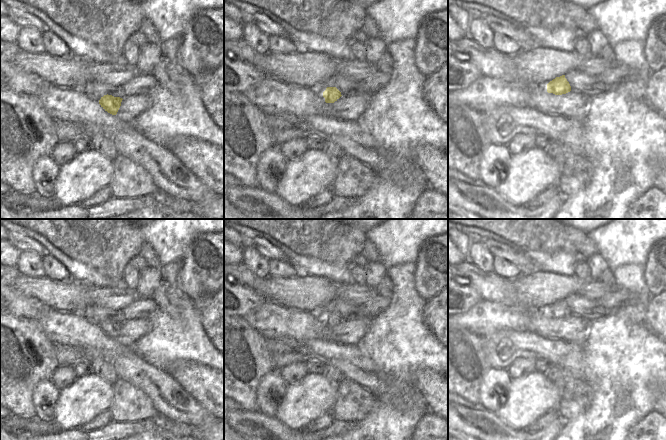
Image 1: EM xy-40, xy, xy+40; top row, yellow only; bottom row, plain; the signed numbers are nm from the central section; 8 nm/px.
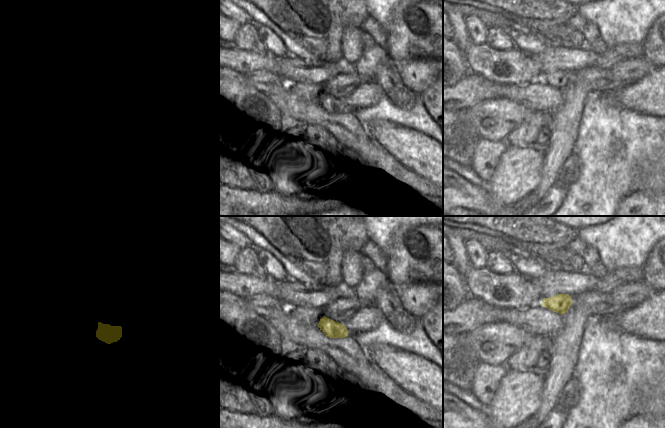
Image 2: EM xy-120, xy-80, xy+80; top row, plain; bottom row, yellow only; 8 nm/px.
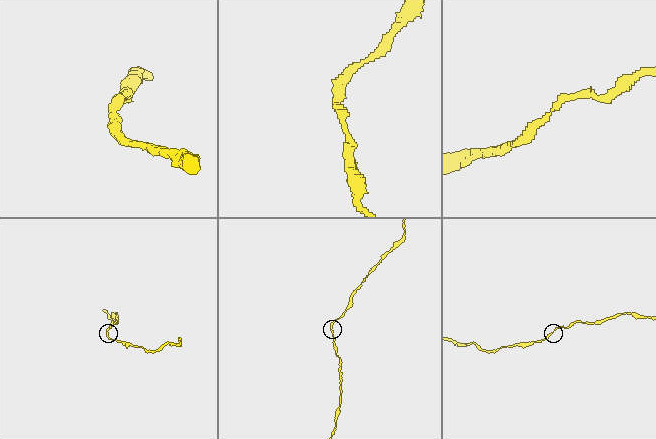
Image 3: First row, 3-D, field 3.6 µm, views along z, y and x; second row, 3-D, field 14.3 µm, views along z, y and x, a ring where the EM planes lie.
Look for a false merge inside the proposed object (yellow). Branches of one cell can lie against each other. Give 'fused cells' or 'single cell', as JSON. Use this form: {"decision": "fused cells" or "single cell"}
{"decision": "single cell"}

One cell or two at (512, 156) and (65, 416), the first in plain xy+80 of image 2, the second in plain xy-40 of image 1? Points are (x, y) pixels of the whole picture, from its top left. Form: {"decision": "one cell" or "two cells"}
{"decision": "one cell"}

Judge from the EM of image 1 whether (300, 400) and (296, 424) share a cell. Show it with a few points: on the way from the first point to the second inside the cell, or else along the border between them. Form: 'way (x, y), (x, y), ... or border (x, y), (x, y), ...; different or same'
way (299, 406), (296, 410), (296, 418); same

